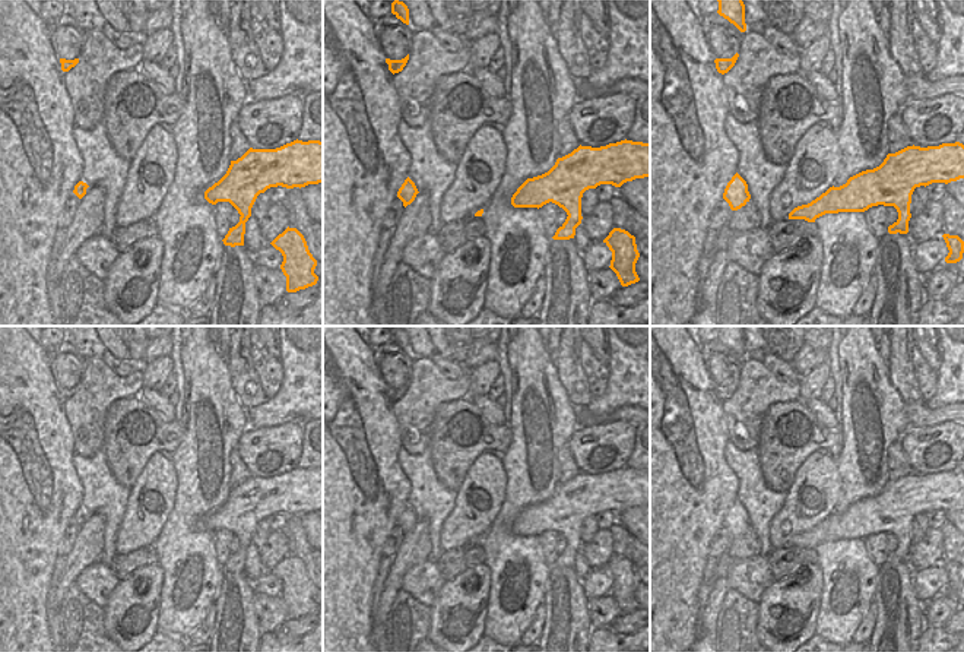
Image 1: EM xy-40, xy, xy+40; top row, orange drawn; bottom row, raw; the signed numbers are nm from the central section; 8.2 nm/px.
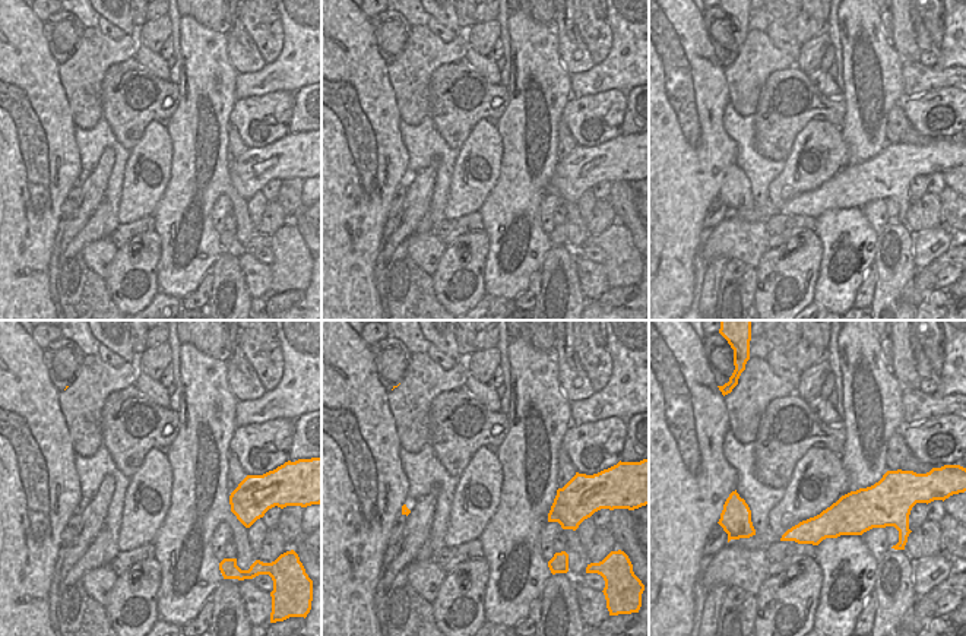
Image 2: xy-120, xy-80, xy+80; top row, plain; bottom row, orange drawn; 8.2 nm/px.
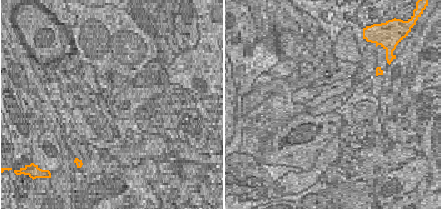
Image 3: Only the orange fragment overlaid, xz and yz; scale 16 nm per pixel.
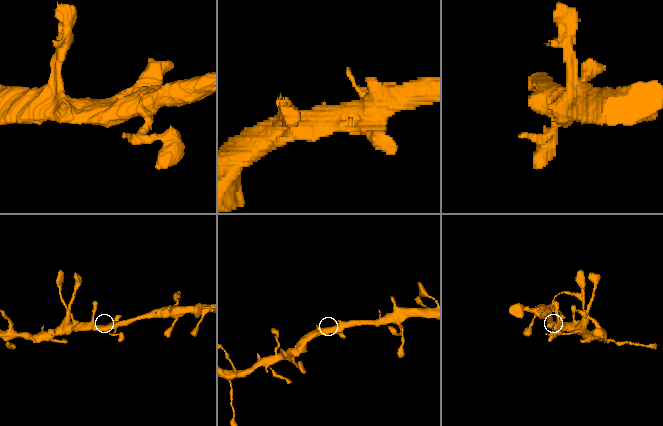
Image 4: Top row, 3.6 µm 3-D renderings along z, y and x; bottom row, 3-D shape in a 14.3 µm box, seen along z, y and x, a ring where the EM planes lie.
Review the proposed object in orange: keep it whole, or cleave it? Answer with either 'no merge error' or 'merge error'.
merge error

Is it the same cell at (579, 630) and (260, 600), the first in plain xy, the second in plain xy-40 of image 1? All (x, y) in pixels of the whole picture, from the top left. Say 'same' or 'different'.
different

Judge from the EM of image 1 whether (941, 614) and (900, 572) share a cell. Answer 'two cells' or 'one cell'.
two cells

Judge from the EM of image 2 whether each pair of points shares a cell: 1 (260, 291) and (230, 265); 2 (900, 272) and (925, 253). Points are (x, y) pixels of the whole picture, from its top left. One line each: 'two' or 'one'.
1: two
2: two

